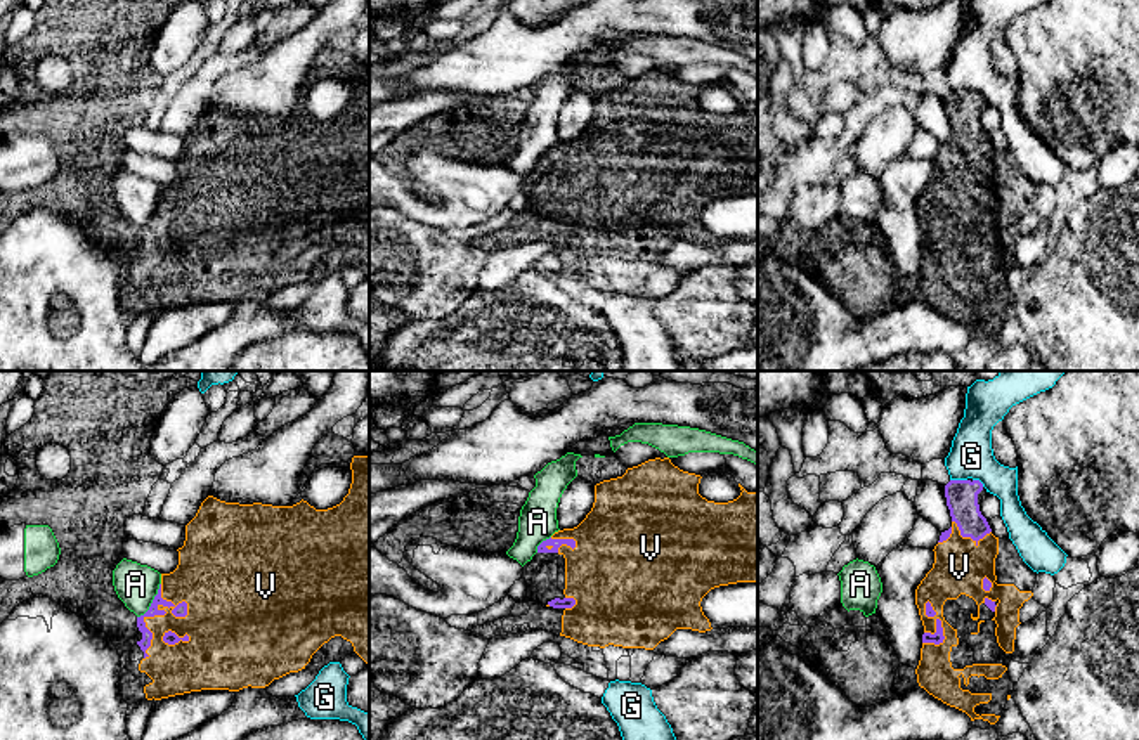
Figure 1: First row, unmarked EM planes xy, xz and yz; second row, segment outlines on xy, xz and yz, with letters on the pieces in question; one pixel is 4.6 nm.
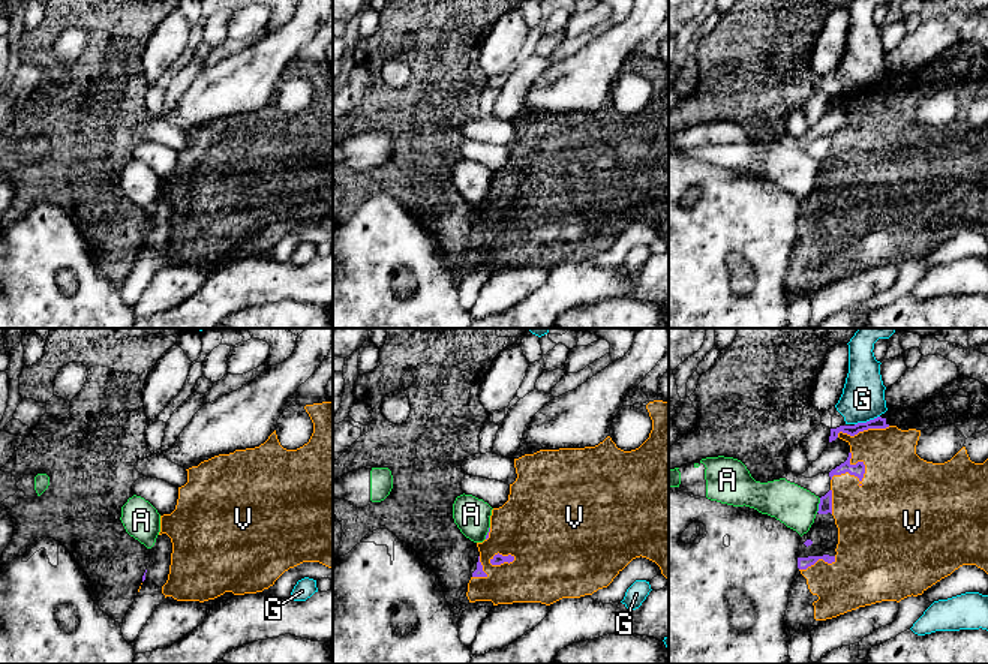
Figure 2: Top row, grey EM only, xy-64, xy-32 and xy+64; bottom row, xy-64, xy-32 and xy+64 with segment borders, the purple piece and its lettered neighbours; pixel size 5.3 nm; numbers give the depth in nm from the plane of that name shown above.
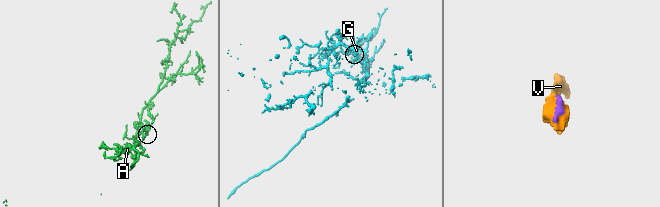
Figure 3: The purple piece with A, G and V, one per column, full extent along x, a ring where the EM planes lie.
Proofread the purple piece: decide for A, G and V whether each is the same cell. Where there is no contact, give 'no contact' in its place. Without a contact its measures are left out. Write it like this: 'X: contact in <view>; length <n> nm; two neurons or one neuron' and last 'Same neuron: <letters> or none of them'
A: contact in xy; length 200 nm; two neurons
G: contact in yz; length 80 nm; two neurons
V: contact in xy; length 360 nm; two neurons
Same neuron: none of them

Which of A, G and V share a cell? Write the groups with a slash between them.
A / G / V

